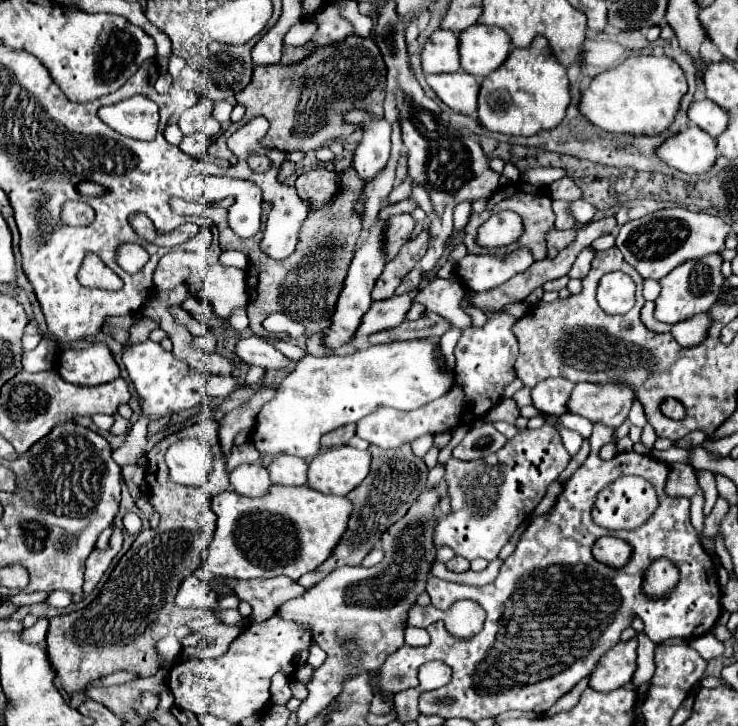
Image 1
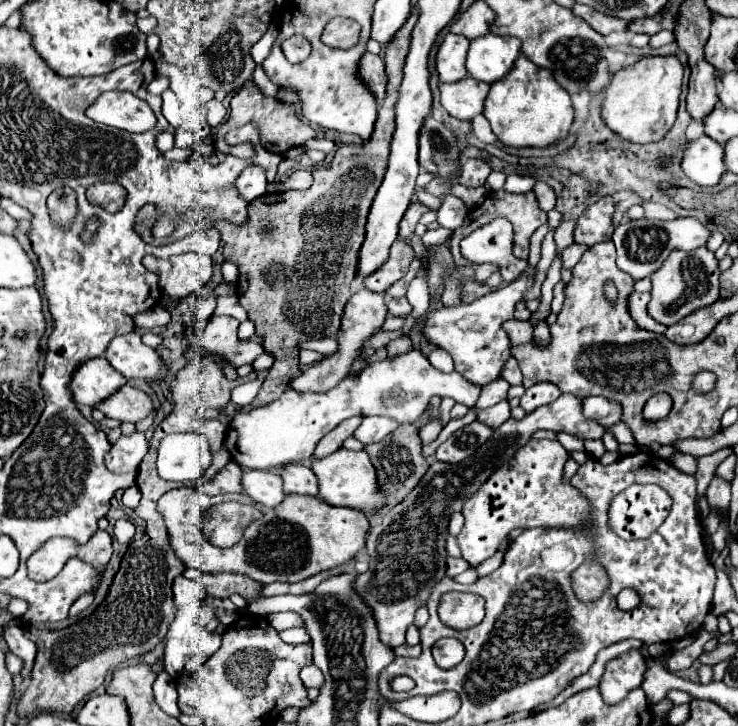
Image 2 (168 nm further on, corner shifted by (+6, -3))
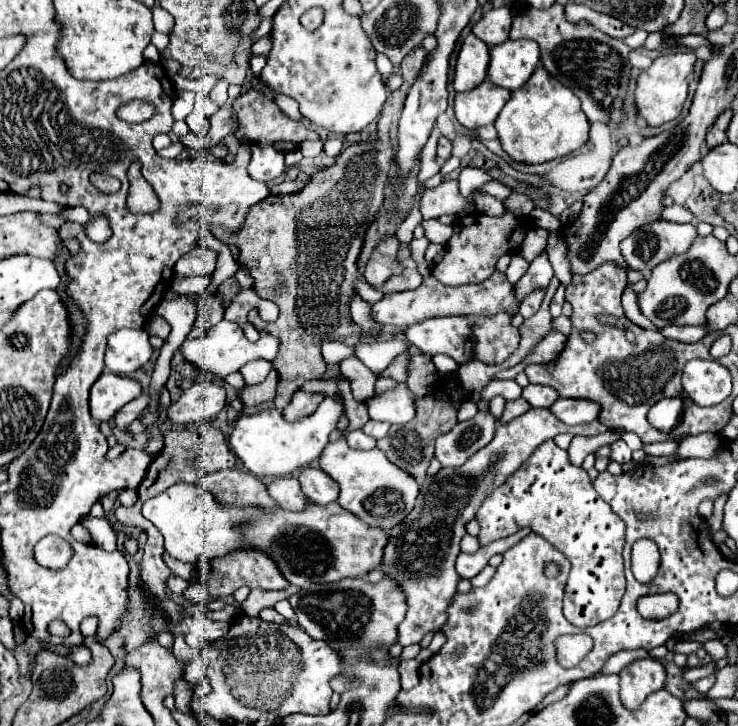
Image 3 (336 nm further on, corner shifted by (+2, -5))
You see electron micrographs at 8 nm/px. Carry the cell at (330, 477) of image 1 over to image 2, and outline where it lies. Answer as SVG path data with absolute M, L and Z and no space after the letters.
M342 447L324 459L312 459L312 469L320 481L318 497L328 505L358 509L366 513L366 517L386 505L386 495L378 487L378 475L366 451L348 451Z

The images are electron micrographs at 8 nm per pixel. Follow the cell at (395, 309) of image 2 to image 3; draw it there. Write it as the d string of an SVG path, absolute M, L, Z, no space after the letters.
M494 273L490 279L478 285L464 285L464 287L446 287L434 275L424 277L422 285L414 291L404 293L392 293L386 295L382 301L372 305L372 317L380 325L396 325L396 327L408 327L414 323L420 323L428 317L444 317L444 315L494 315L498 311L506 311L514 315L518 311L518 305L514 303L514 287L506 281L504 273Z

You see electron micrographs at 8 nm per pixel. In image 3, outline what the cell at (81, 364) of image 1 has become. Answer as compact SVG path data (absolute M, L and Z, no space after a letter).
M102 373L90 389L90 413L94 419L110 423L114 413L128 401L138 397L140 391L140 383L130 377Z

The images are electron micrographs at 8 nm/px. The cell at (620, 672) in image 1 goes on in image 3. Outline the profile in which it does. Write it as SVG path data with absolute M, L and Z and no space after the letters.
M646 657L626 665L620 673L620 699L628 709L638 709L640 703L654 691L664 687L666 671L660 661Z

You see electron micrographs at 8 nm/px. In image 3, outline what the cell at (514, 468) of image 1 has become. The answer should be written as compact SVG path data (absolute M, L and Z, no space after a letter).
M550 439L542 443L526 459L526 463L522 463L522 467L514 471L506 483L502 483L502 487L484 499L476 515L480 525L478 543L484 547L496 539L508 537L518 529L528 527L570 559L570 547L576 547L576 527L586 527L586 519L592 519L592 511L588 513L586 509L586 493L582 491L580 495L580 489L570 489L568 453Z

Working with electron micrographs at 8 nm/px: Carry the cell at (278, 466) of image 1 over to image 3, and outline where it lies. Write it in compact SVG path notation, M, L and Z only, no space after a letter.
M304 469L298 477L300 481L300 487L302 487L302 493L312 501L312 503L318 503L318 505L326 505L326 503L332 503L336 501L338 497L338 485L322 471L322 469Z

